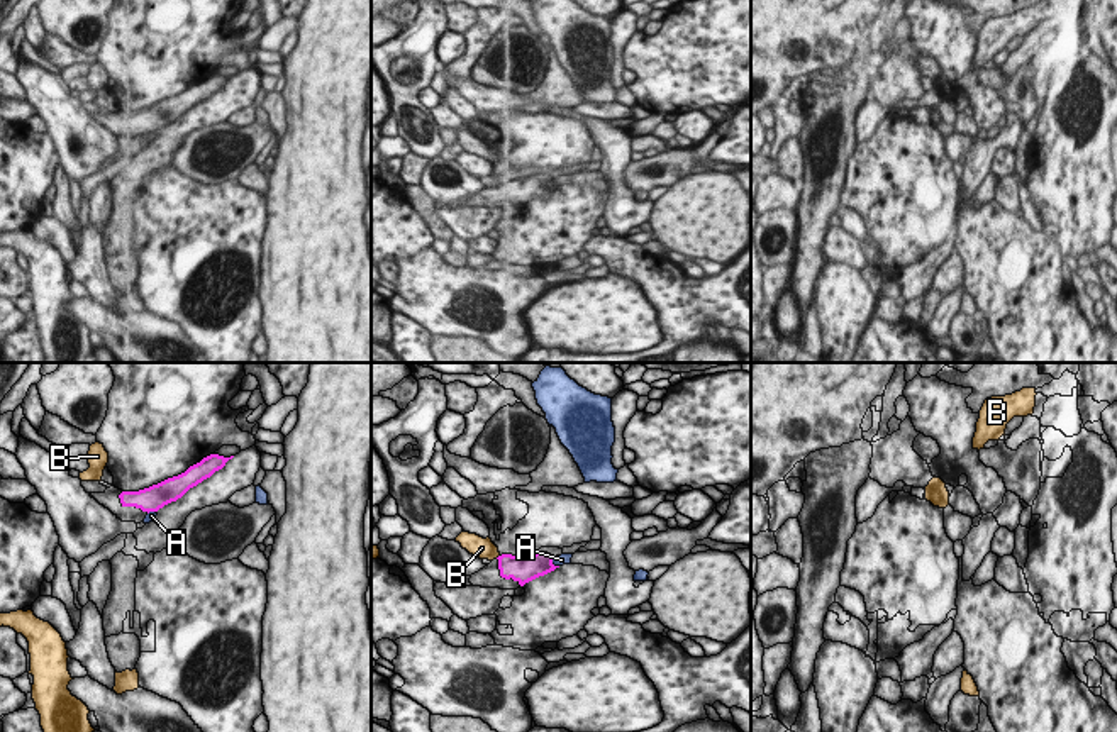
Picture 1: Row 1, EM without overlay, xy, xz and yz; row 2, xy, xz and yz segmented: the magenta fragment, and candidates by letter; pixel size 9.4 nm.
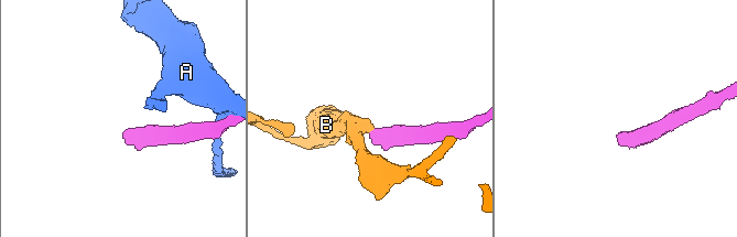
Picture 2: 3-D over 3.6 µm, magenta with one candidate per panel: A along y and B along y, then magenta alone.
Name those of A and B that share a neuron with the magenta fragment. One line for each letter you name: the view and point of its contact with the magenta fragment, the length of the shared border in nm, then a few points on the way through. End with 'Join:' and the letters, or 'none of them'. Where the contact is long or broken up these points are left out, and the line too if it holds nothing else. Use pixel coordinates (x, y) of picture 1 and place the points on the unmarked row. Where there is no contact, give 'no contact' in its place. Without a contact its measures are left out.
Join: none of them

